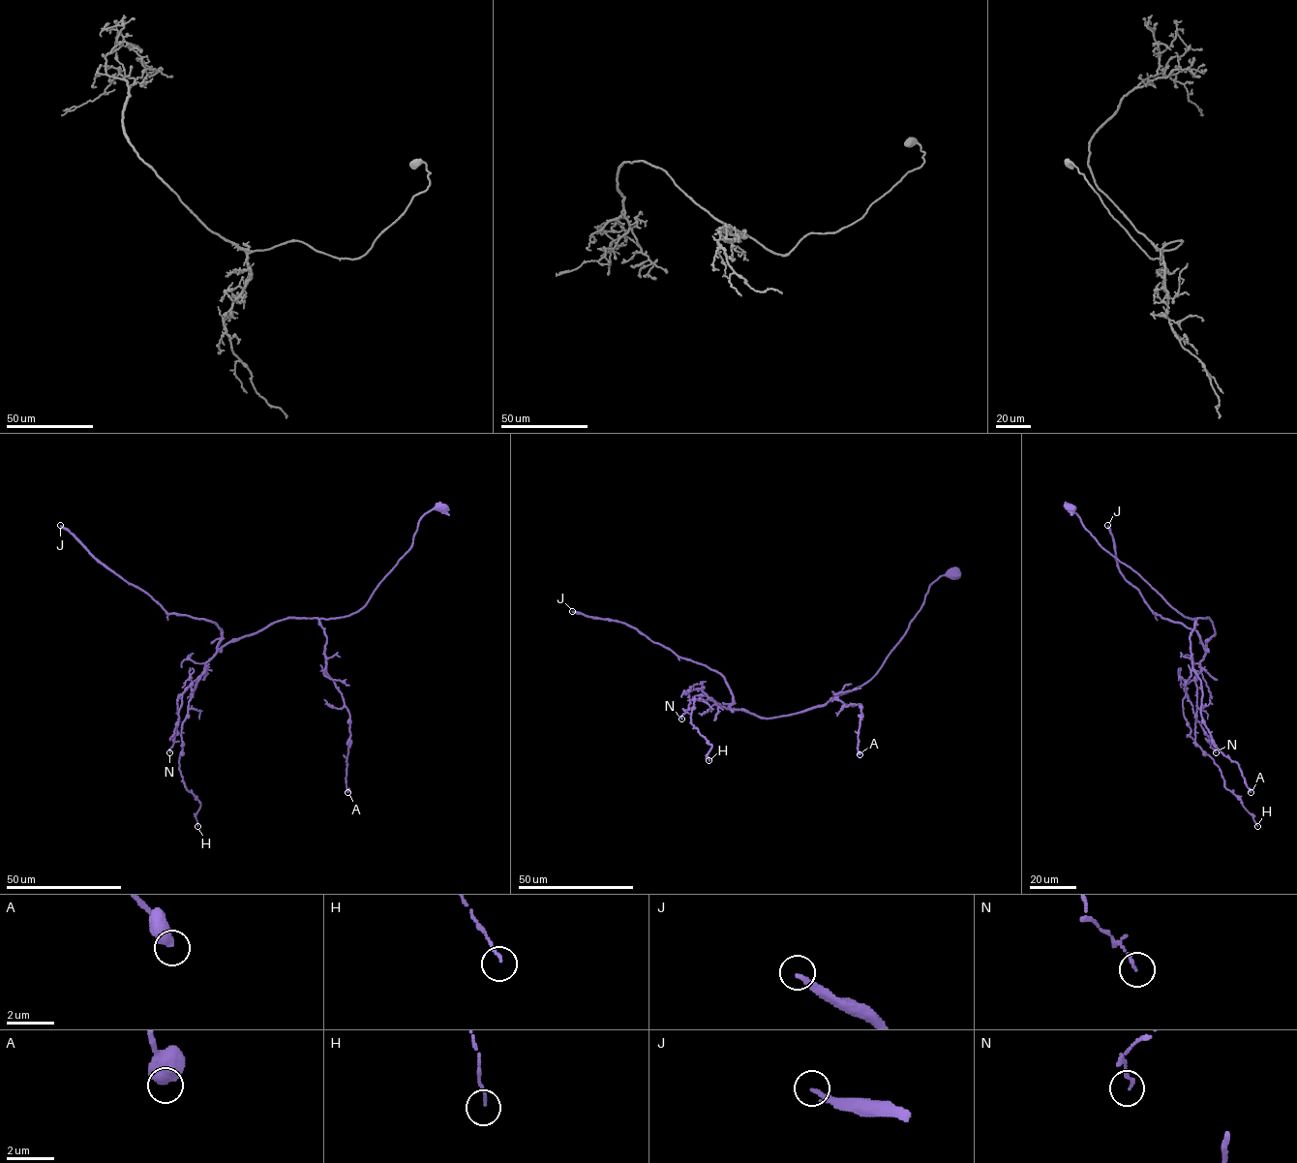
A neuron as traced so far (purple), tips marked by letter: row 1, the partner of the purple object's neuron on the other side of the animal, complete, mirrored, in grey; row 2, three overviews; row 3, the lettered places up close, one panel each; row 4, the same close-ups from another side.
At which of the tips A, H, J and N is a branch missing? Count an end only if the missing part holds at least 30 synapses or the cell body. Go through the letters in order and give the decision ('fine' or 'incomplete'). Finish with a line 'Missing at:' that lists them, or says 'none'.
A: fine
H: fine
J: incomplete
N: fine
Missing at: J

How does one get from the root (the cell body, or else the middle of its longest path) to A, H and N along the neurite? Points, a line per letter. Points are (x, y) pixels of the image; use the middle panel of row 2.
A: (954, 574), (929, 586), (877, 673), (830, 699), (838, 692), (844, 704), (860, 704), (859, 754)
H: (954, 574), (929, 586), (871, 679), (824, 704), (763, 718), (693, 698), (690, 722), (711, 746), (708, 760)
N: (954, 574), (929, 586), (906, 632), (860, 686), (773, 718), (726, 709), (693, 688), (681, 719)

